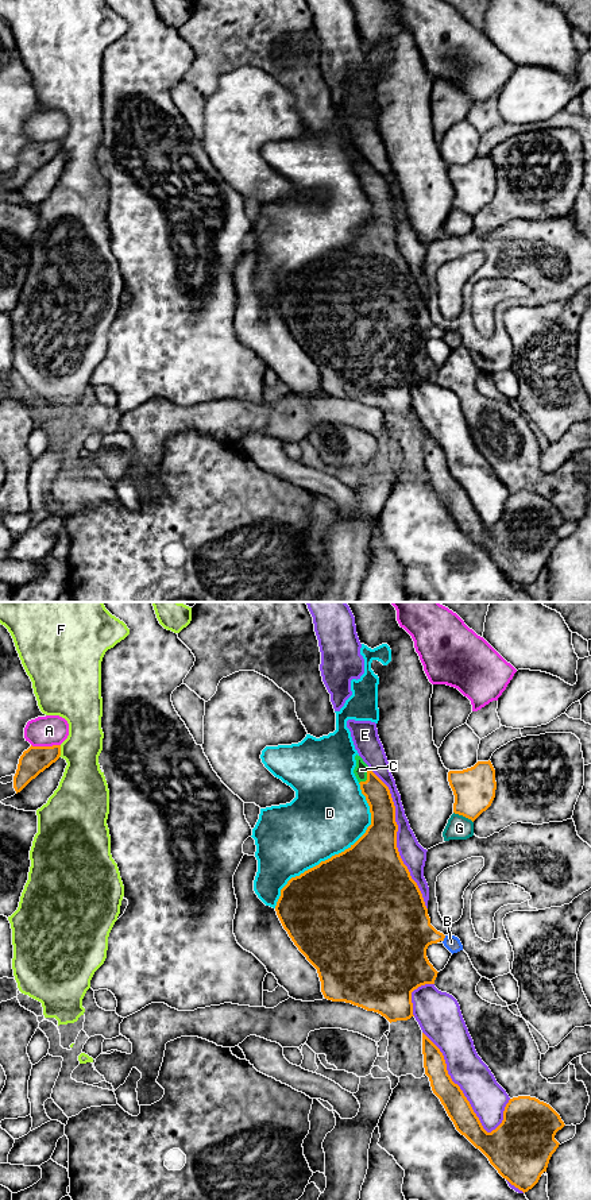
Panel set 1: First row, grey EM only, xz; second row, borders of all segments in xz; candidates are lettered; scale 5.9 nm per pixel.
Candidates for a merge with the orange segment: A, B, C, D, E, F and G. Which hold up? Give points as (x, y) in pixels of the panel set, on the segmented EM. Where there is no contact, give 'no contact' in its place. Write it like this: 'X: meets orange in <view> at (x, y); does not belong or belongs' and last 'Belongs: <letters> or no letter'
A: meets orange in xz at (46, 747); does not belong
B: meets orange in xz at (444, 937); does not belong
C: meets orange in xz at (367, 778); belongs
D: meets orange in xz at (339, 853); does not belong
E: meets orange in xz at (396, 838); does not belong
F: meets orange in xz at (60, 751); does not belong
G: meets orange in xz at (463, 815); does not belong
Belongs: C

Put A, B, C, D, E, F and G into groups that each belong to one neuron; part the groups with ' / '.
A / B / C / D / E / F / G

